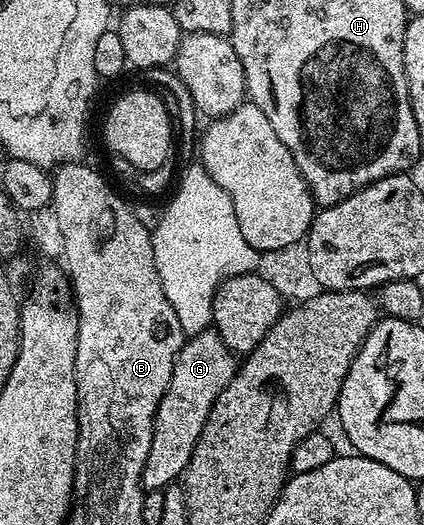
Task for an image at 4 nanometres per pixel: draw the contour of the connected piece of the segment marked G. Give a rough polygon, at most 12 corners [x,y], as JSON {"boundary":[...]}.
{"boundary":[[184,339],[157,406],[144,489],[182,477],[236,353]]}

